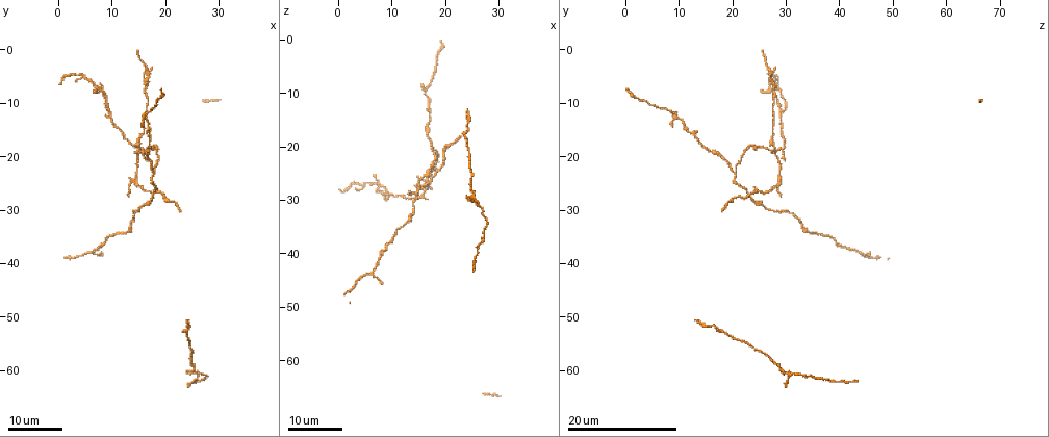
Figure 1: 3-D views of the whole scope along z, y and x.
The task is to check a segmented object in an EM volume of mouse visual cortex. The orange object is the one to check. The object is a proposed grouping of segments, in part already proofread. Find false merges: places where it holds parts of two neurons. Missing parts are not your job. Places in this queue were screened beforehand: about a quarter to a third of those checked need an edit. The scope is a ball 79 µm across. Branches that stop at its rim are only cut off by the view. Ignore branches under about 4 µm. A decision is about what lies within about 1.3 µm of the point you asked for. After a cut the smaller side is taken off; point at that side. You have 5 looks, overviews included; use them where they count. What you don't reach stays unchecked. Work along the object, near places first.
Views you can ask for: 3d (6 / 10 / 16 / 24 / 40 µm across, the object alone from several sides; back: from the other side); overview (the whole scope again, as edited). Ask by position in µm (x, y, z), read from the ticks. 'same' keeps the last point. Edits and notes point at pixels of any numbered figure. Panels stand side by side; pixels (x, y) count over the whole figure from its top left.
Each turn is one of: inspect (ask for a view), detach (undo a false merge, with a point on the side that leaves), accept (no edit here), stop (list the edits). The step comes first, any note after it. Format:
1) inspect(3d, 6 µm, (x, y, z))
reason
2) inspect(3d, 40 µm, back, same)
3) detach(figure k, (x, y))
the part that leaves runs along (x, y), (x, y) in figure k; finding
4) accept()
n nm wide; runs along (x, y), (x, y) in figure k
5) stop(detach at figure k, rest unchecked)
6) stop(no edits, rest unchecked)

inspect(3d, 24 µm, (7.5, 37.0, 41.0))
a narrow waist

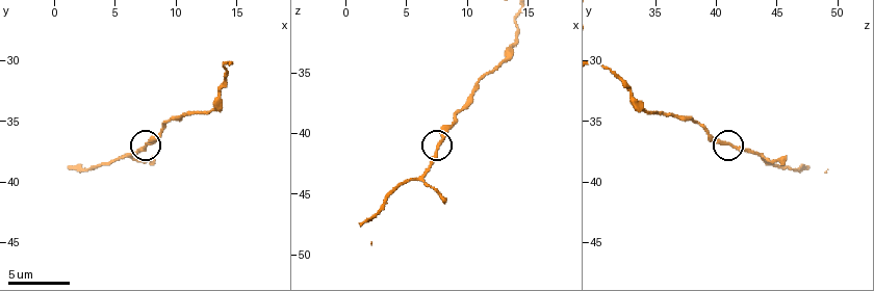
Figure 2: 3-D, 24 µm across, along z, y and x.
inspect(3d, 10 µm, (7.6, 36.8, 41.0))

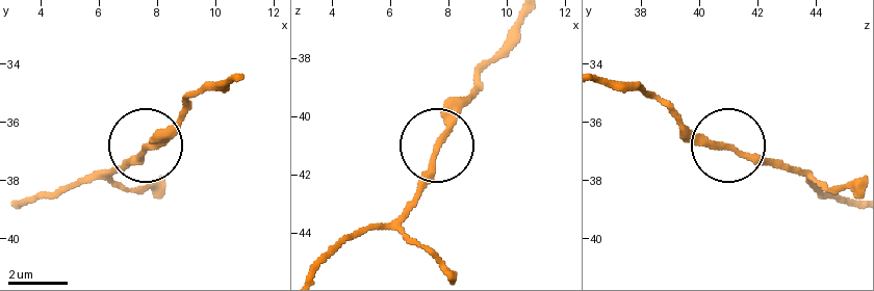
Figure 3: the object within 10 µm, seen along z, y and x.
accept()
runs along (238, 76), (196, 91), (124, 170) in figure 3; one neuron here

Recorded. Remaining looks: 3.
inspect(3d, 16 µm, (9.5, 12.5, 29.0))
four arms meet

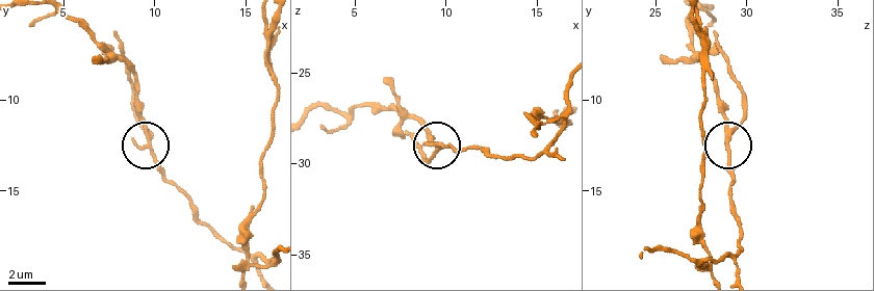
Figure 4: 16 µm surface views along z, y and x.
inspect(3d, 10 µm, (9.7, 12.0, 29.0))

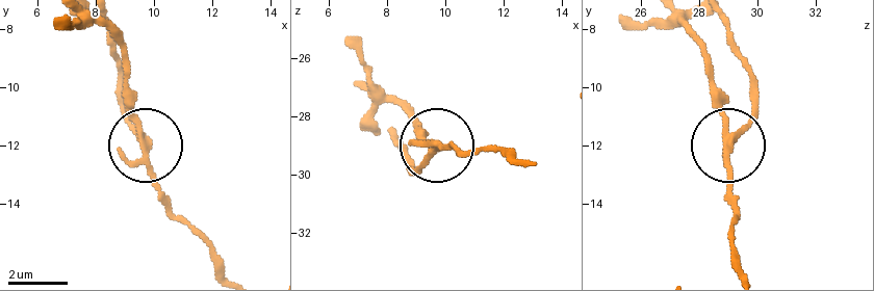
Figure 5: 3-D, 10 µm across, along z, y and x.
detach(figure 5, (420, 170))
the part that leaves runs along (731, 139), (752, 112), (752, 75), (729, 23) in figure 5; a second neuron is stuck on

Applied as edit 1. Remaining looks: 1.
stop(detach at figure 5, rest unchecked)

